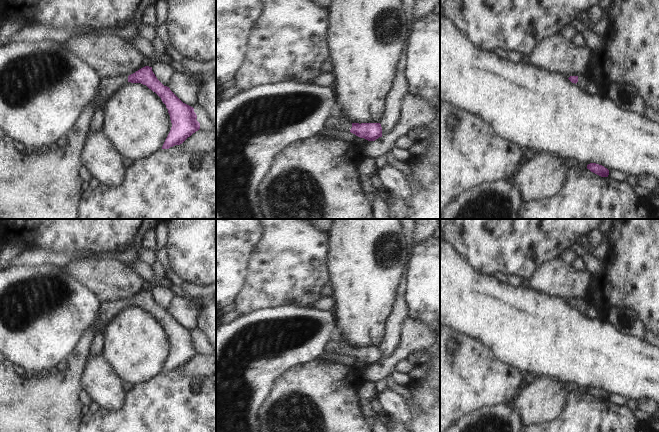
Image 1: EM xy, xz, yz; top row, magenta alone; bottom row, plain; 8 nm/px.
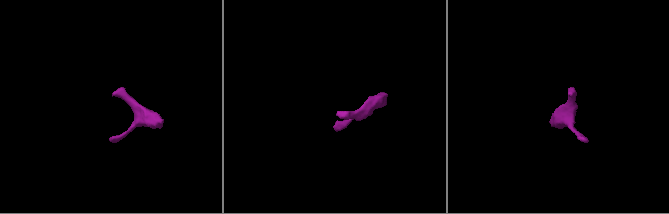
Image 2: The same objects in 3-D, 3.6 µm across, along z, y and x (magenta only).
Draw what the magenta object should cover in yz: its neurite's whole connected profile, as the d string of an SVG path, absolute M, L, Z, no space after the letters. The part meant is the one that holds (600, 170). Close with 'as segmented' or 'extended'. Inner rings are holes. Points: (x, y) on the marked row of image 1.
M590 163L587 165L587 169L589 169L591 172L601 176L601 177L608 177L609 170L605 168L602 165L596 164L596 163Z | as segmented

